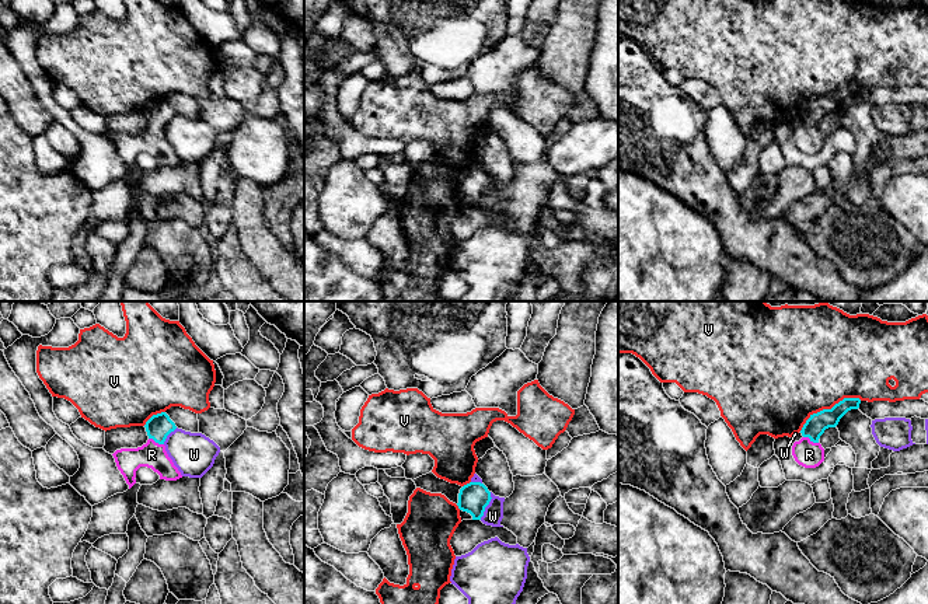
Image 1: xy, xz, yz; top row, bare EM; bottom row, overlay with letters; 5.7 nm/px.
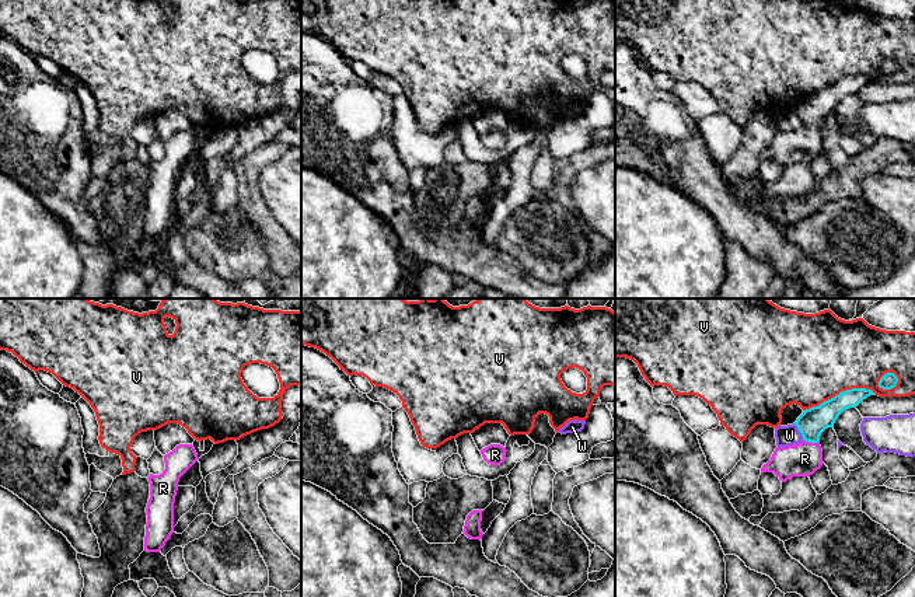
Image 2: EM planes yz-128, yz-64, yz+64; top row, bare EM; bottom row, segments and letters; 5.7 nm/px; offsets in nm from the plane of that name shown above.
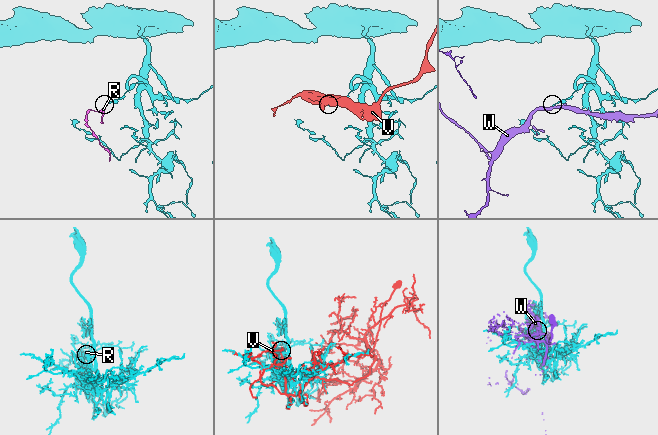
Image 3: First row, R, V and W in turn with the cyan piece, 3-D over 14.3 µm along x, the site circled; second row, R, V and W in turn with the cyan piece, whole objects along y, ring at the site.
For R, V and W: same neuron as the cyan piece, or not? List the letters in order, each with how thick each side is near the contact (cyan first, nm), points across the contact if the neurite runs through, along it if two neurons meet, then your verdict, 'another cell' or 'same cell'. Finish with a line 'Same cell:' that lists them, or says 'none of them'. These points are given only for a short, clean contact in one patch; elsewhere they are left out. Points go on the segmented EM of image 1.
R: 120 nm thick on the cyan side, 150 nm on the other; runs through yz (815, 426), (810, 432), (810, 439), (809, 454); same cell
V: 120 nm thick on the cyan side, 480 nm on the other; another cell
W: 170 nm thick on the cyan side, 110 nm on the other; another cell
Same cell: R

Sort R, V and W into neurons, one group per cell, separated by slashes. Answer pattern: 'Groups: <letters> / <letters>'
Groups: R / V / W

